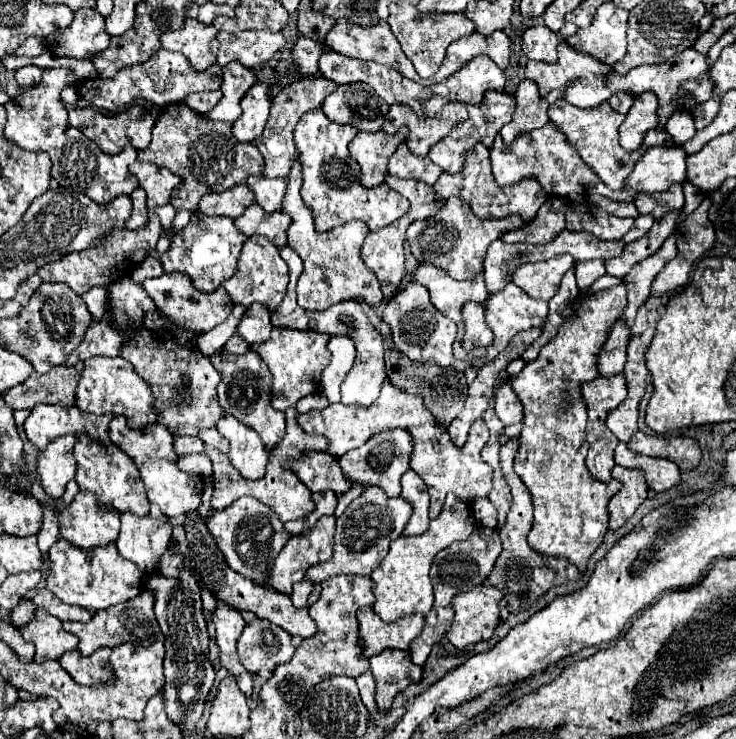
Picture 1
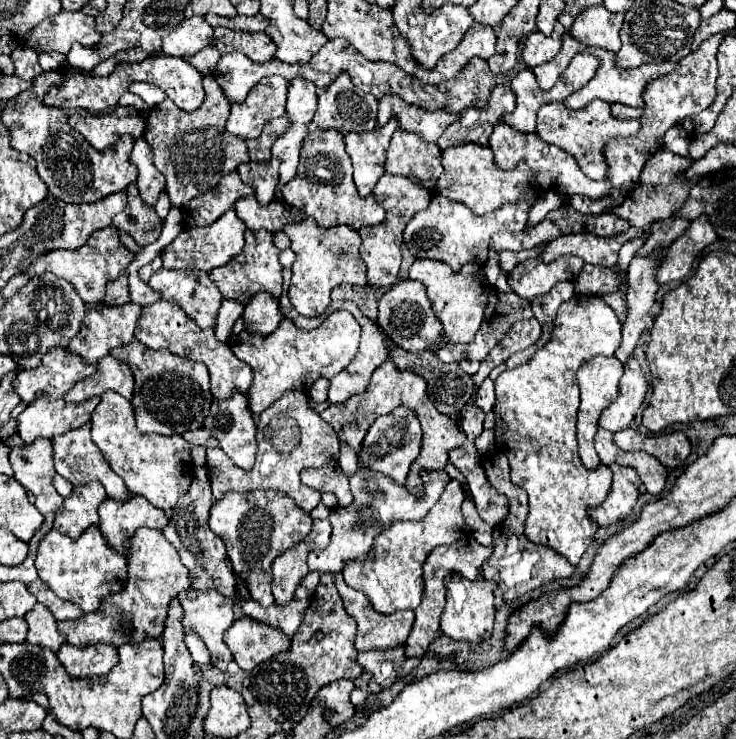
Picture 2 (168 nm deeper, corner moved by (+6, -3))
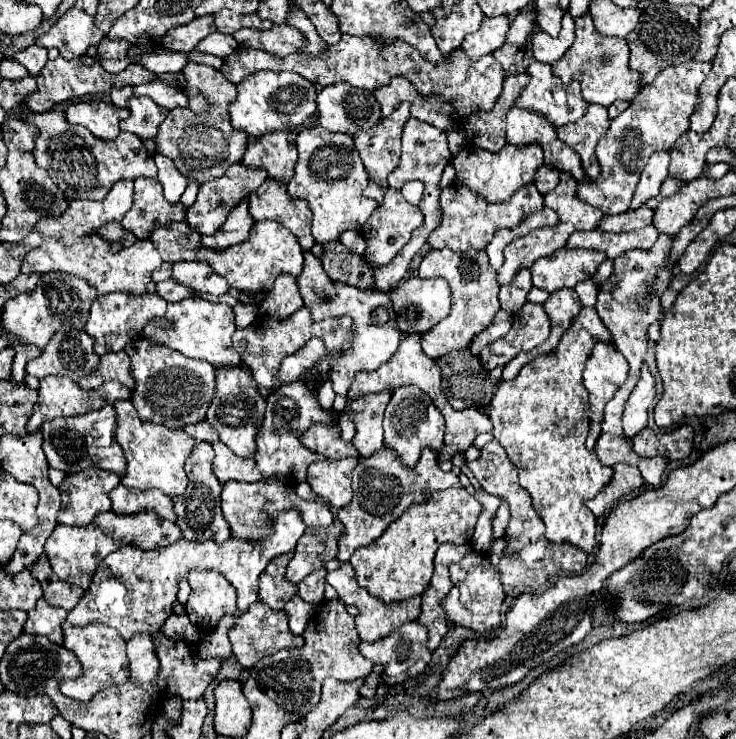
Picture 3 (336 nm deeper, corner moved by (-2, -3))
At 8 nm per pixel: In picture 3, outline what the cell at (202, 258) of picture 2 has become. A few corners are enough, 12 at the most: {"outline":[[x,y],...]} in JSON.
{"outline":[[244,199],[202,247],[224,249],[248,239],[254,219]]}

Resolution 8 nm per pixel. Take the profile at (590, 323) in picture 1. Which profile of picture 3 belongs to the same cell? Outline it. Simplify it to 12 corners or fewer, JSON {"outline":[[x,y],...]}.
{"outline":[[584,307],[486,415],[546,539],[592,553],[612,467],[586,449],[584,363],[612,343]]}

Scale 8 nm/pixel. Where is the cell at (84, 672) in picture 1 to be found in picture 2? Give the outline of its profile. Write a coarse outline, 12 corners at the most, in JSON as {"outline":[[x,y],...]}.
{"outline":[[72,647],[58,661],[74,679],[108,673],[116,647]]}

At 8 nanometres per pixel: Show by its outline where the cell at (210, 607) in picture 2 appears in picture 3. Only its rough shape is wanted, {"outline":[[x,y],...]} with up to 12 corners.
{"outline":[[190,571],[186,613],[216,627],[236,613],[236,589],[216,571]]}

